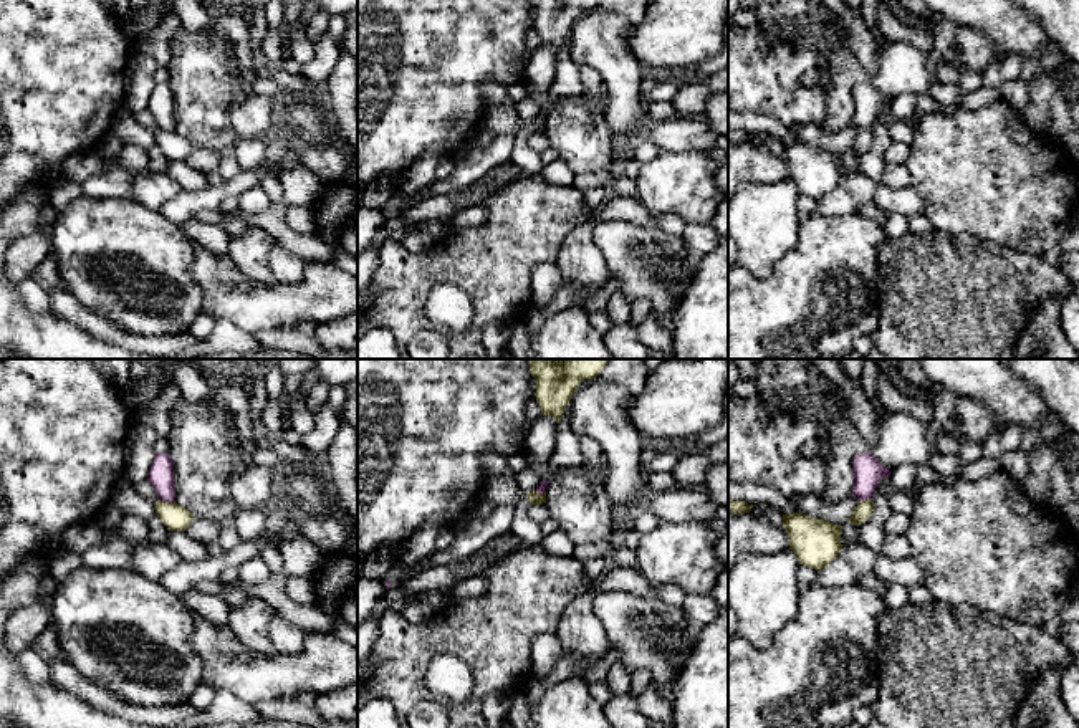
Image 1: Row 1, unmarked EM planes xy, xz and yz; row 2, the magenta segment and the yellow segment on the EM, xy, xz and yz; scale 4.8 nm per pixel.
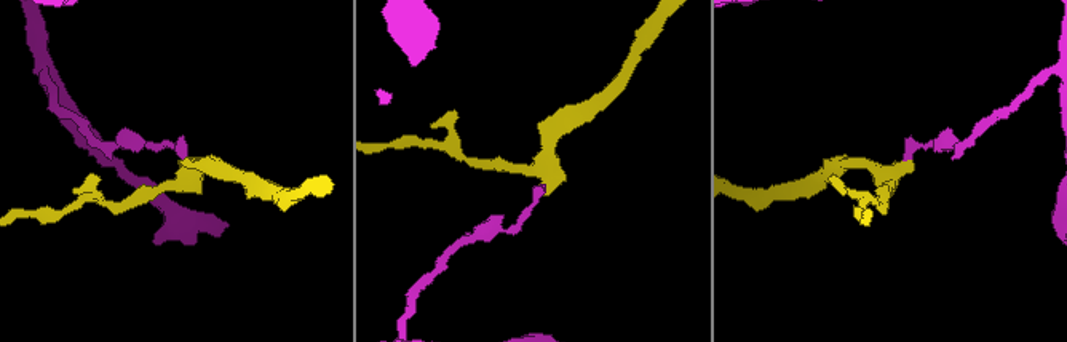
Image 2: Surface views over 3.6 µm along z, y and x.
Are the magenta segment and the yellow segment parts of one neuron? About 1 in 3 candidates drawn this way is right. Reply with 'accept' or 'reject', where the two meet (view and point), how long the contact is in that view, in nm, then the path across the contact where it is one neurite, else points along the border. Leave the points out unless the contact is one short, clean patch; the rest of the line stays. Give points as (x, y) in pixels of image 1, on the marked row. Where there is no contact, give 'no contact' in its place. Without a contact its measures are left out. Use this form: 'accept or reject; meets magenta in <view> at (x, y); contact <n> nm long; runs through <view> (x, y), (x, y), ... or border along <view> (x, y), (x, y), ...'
reject; meets magenta in xy at (167, 500); contact 80 nm long; border along xy (159, 498), (174, 502)

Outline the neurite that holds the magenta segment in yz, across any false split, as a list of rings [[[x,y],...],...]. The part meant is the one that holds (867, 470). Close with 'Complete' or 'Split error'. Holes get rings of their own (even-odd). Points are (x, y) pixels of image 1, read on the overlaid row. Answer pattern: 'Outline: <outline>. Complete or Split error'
Outline: [[[870,452],[856,455],[852,468],[854,468],[852,495],[859,501],[872,500],[880,480],[885,477],[890,478],[890,470],[884,468],[882,463]]]. Complete

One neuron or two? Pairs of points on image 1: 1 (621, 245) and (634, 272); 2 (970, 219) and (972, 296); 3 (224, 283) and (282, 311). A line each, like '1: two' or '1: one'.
1: one
2: two
3: one

